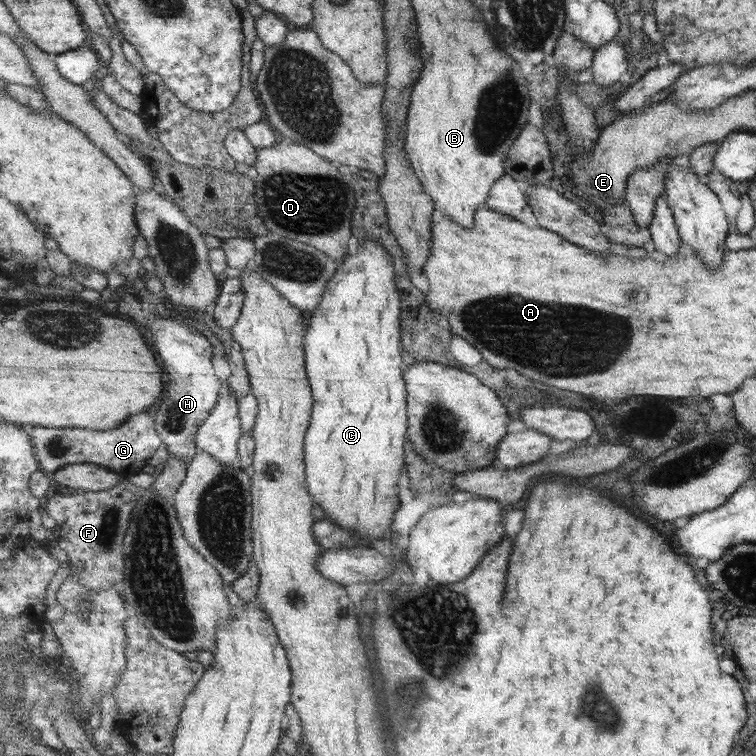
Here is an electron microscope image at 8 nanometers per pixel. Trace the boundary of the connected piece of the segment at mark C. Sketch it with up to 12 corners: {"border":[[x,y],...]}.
{"border":[[369,237],[304,343],[307,488],[360,542],[402,506],[397,263]]}

